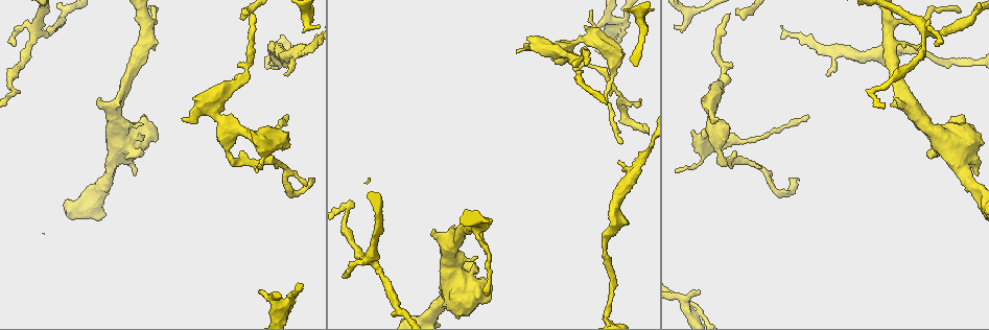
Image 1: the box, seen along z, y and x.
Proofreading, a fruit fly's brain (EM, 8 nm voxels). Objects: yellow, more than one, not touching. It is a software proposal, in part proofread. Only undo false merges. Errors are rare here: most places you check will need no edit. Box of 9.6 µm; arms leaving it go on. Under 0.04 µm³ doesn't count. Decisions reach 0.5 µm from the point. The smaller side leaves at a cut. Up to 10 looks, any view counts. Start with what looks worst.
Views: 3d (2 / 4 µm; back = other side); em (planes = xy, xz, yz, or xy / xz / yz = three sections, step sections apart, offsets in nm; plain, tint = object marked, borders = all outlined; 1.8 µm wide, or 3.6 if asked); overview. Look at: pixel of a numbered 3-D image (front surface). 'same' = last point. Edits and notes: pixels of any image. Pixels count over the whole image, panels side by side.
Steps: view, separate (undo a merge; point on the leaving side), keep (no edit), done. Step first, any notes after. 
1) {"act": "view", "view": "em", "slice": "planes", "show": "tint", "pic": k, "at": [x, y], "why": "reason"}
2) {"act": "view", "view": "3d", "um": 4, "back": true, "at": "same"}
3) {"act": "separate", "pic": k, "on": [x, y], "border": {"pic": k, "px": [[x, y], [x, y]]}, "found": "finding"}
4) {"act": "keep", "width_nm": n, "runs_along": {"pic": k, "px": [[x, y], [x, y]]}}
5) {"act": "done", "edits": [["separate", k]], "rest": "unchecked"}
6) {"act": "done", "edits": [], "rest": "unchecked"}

{"act": "view", "view": "em", "slice": "planes", "show": "tint", "pic": 1, "at": [613, 24], "why": "sudden change in width"}

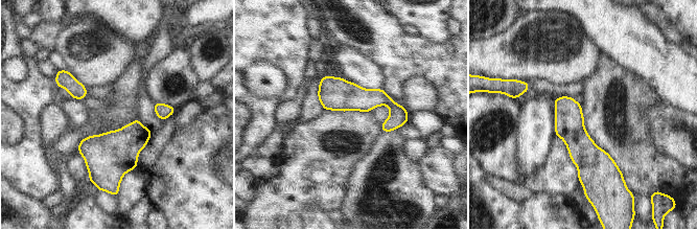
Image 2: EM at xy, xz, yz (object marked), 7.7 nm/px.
{"act": "separate", "pic": 2, "on": [398, 116], "border": {"pic": 2, "px": [[390, 98], [386, 105]]}, "found": "a second cell is stuck on"}

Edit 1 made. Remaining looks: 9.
{"act": "view", "view": "em", "slice": "xz", "step": 4, "show": "tint", "pic": 1, "at": [979, 62], "why": "two arms at a narrow angle"}

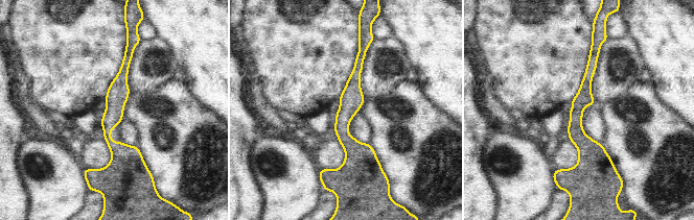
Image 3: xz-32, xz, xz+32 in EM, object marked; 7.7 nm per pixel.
{"act": "view", "view": "em", "slice": "planes", "show": "tint", "at": "same", "why": "cut it another way"}

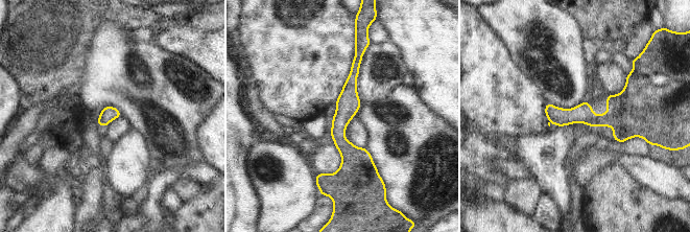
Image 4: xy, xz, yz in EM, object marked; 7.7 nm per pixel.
{"act": "keep", "runs_along": {"pic": 4, "px": [[358, 55], [337, 179]]}, "found": "continuous, no second cell"}

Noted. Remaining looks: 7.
{"act": "view", "view": "em", "slice": "planes", "show": "tint", "pic": 1, "at": [370, 260], "why": "a fork"}

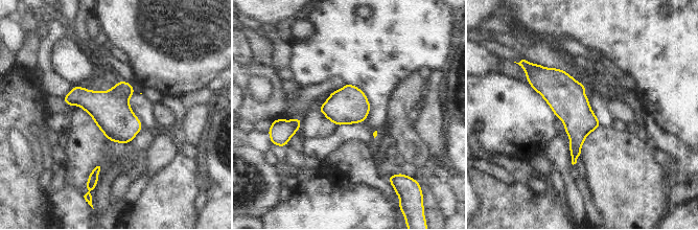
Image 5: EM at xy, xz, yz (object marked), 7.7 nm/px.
{"act": "keep", "width_nm": 280, "found": "one cell here"}

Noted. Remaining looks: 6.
{"act": "view", "view": "3d", "um": 4, "pic": 1, "at": [346, 207], "why": "abrupt turn"}

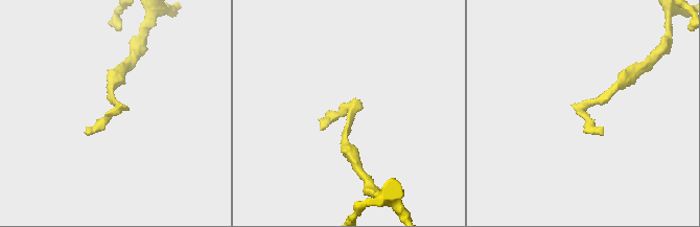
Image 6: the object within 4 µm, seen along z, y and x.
{"act": "view", "view": "em", "slice": "planes", "show": "tint", "pic": 6, "at": [581, 109]}

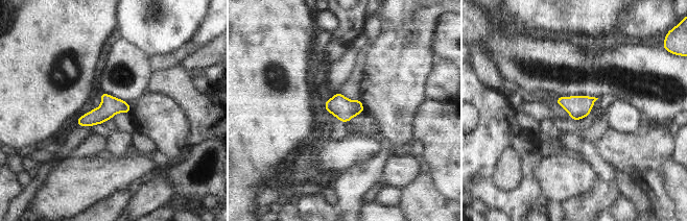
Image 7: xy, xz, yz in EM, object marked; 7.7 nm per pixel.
{"act": "keep", "runs_along": {"pic": 7, "px": [[127, 107], [109, 107], [79, 122]]}, "found": "one cell here"}

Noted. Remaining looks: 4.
{"act": "done", "edits": [["separate", 2]], "rest": "unchecked"}

